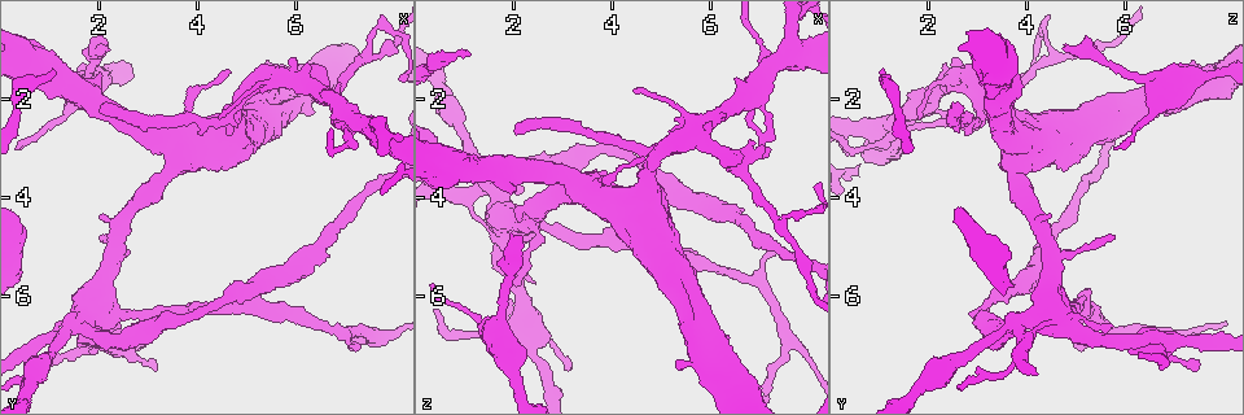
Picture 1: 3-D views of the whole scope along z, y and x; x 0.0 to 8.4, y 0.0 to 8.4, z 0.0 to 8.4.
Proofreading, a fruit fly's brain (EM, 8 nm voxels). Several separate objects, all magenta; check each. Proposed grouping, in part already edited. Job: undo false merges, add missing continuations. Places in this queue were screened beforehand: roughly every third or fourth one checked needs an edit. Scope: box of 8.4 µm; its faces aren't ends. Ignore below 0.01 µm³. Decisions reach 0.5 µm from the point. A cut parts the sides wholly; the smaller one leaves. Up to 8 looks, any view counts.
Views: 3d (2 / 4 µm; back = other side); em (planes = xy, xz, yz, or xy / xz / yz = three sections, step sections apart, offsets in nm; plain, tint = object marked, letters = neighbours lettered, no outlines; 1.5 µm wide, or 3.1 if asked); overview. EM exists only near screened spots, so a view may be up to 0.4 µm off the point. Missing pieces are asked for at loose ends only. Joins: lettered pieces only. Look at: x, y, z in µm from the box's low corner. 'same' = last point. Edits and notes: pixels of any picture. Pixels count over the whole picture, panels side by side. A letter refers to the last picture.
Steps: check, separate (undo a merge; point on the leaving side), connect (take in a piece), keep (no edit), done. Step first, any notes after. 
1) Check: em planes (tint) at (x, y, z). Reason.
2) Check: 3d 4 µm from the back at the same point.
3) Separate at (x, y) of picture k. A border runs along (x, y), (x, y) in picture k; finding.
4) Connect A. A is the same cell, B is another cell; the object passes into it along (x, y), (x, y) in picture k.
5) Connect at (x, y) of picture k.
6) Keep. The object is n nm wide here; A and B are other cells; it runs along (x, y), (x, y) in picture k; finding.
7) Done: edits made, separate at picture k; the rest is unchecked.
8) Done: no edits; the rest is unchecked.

Check: em planes (letters) at (7.05, 2.55, 2.70).

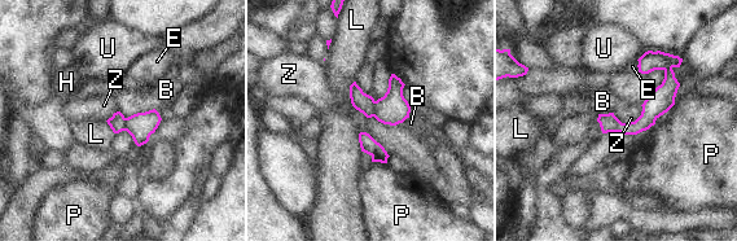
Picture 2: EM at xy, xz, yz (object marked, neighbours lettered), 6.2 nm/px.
Separate at (362, 101) of picture 2. The object is 110 nm wide here; B, E, H, L, P, U and Z are other cells; the part that leaves runs along (672, 91), (636, 127), (604, 127) in picture 2; two neurons meet here.

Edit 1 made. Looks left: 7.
Check: em planes (letters) at (7.15, 7.00, 4.95). Branch stops here.

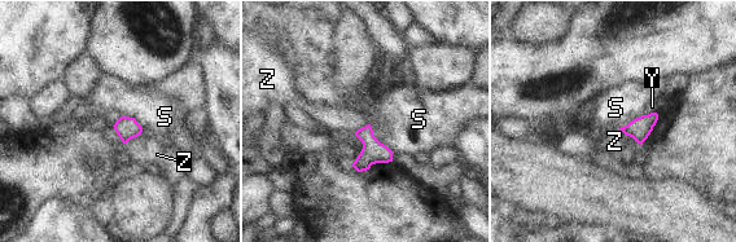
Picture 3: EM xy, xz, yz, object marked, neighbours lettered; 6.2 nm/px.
Keep. The object is 120 nm wide here; S, Y and Z are other cells; a border runs along (369, 123), (355, 132) in picture 3; no lettered piece goes on from it.

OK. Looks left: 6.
Check: em planes (plain) at (1.10, 1.45, 1.15). Thin end.

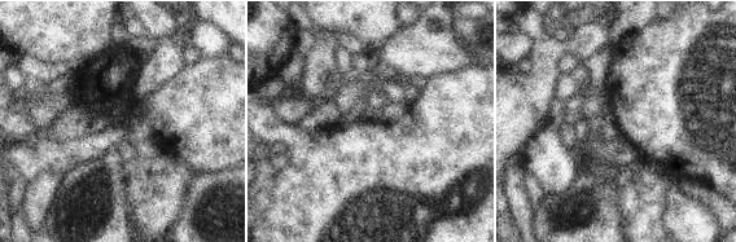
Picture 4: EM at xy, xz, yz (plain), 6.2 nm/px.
Check: em planes (tint) at the same point.

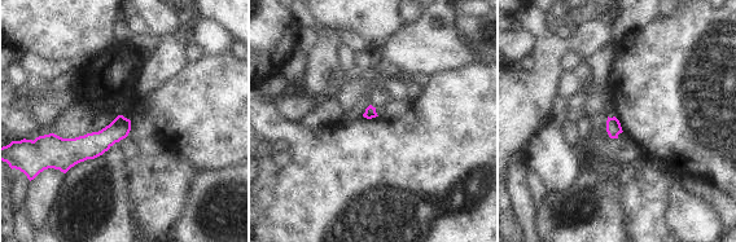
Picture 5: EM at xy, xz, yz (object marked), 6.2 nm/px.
Check: em planes (letters) at the same point.

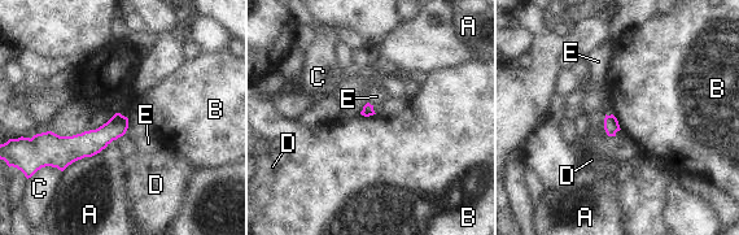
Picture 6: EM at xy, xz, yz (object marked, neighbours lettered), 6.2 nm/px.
Keep. The longest contact is with A, 380 nm; A, B, C, D and E are other cells; a border runs along (612, 113), (621, 129) in picture 6; no lettered piece goes on from it.

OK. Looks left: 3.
Done: edits made, separate at picture 2; the rest is unchecked.

